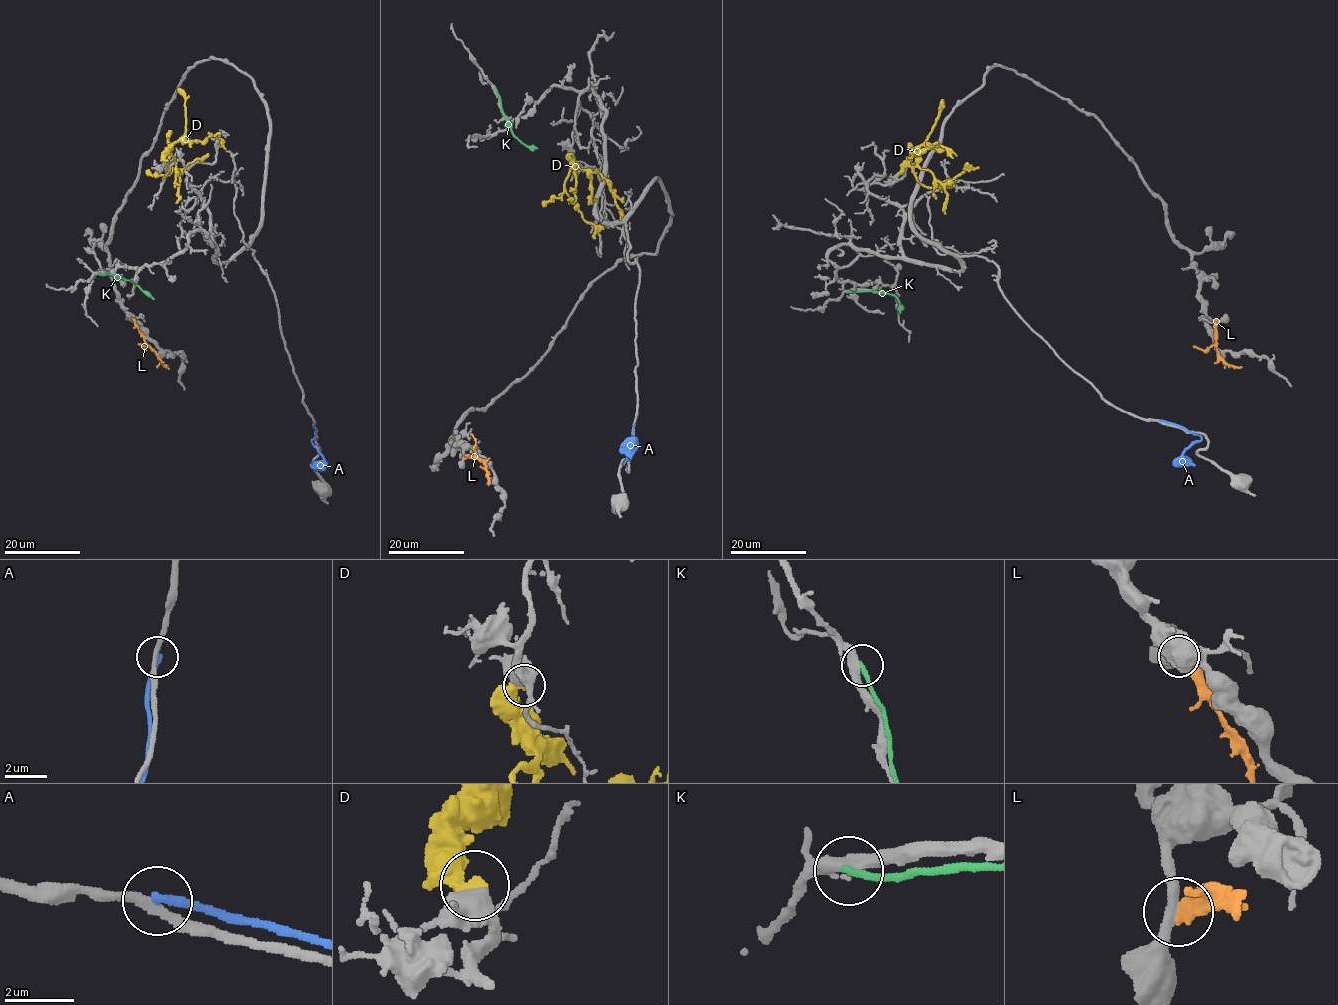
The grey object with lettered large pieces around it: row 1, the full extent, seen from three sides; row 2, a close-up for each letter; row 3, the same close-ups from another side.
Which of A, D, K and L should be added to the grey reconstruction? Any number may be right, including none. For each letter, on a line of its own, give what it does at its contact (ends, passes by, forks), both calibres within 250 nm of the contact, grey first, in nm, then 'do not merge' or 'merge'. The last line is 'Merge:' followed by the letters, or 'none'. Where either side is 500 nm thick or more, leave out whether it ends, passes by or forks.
A: it ends | 240/240 nm | do not merge
D: 550/420 nm | do not merge
K: it ends | 360/200 nm | do not merge
L: it ends | 320/440 nm | do not merge
Merge: none

